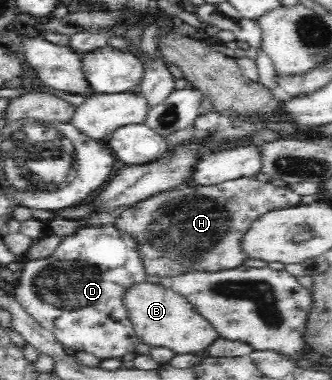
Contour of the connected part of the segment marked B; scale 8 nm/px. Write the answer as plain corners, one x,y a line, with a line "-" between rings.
161,284
134,285
128,294
129,319
133,322
141,342
151,347
164,347
174,354
196,354
207,349
219,336
211,322
208,322
186,299

